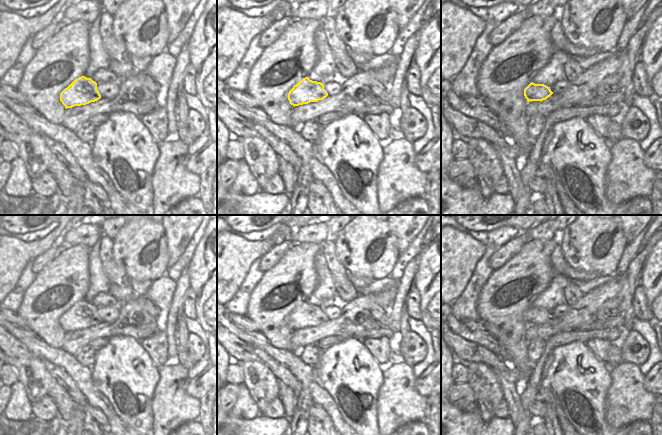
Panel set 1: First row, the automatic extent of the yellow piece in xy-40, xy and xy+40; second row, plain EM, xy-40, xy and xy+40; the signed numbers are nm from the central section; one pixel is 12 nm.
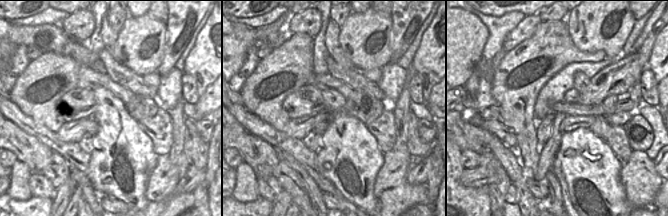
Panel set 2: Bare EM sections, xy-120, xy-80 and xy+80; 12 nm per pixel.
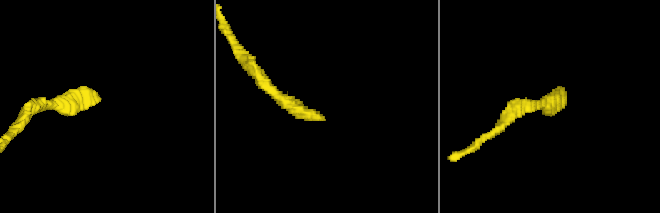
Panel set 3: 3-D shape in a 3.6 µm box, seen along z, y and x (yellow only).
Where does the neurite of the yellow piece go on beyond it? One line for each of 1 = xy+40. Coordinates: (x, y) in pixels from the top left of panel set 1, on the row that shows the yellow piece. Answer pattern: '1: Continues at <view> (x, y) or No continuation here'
1: Continues at xy+40 (553, 96)

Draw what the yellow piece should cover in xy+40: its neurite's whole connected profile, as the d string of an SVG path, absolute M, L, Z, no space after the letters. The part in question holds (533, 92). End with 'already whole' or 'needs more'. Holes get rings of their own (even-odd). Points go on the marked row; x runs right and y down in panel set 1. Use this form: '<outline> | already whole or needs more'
M531 82L524 89L524 96L527 101L543 101L543 100L554 100L558 97L558 94L554 94L550 87L544 84L535 84Z | needs more

